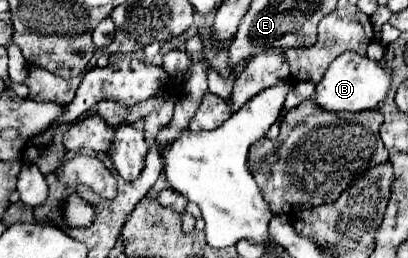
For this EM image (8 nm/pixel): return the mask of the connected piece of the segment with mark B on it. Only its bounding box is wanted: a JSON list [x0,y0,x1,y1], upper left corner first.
[313,52,391,112]

